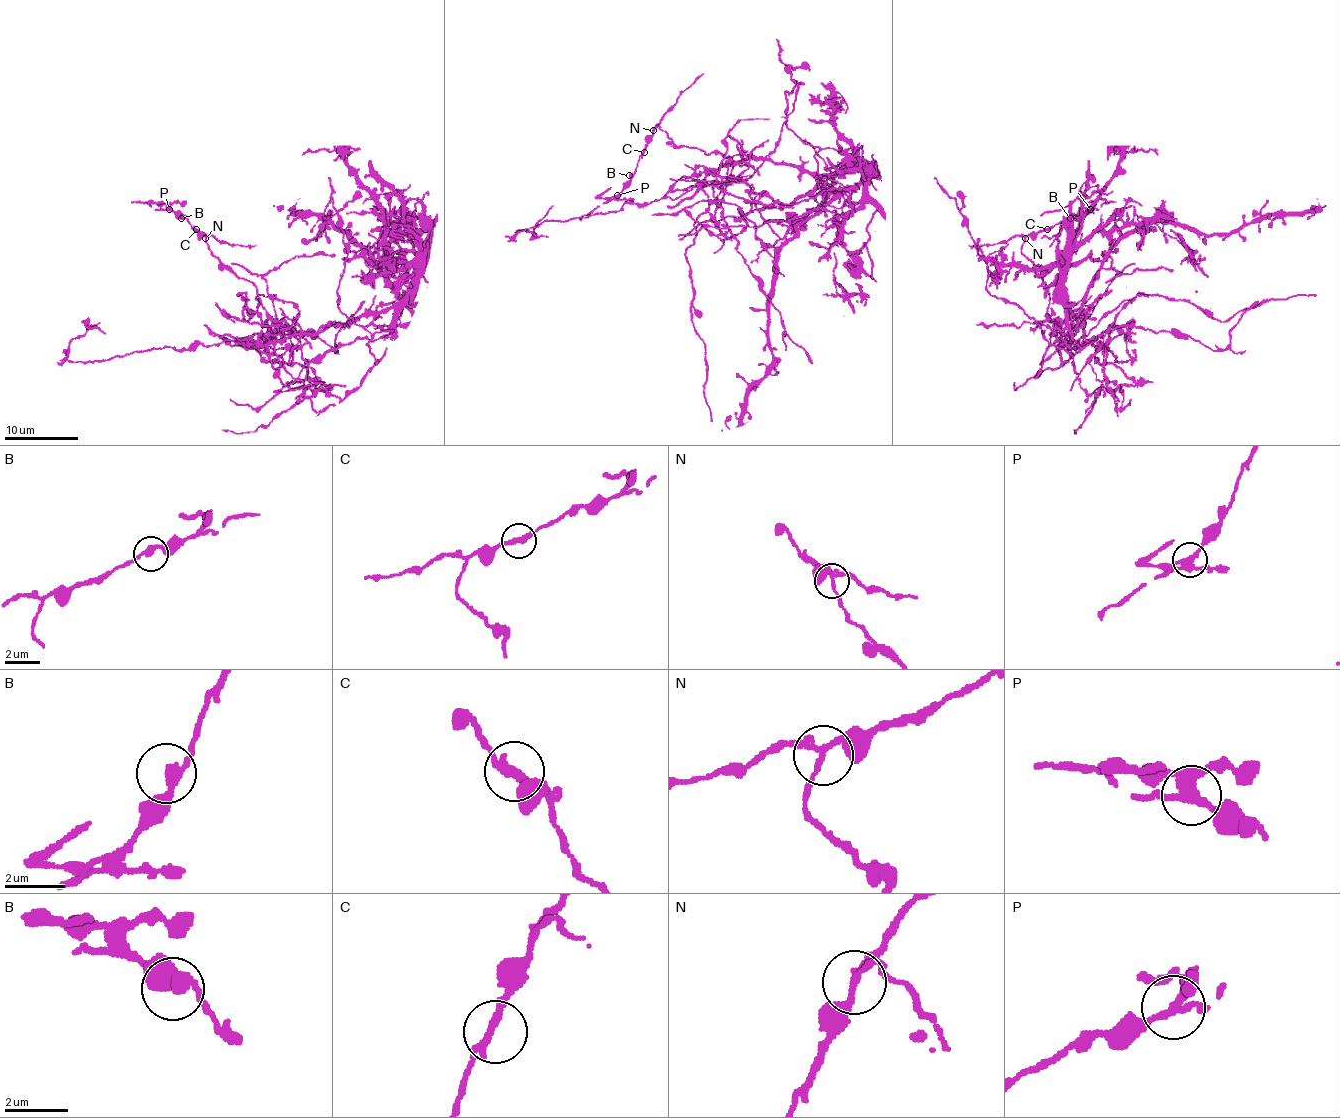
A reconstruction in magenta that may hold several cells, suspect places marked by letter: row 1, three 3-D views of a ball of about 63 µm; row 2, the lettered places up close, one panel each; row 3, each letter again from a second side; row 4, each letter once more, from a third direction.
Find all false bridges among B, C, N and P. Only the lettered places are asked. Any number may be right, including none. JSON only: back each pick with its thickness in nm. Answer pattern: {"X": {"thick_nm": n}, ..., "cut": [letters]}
{"N": {"thick_nm": 170}, "P": {"thick_nm": 260}, "cut": ["N", "P"]}

